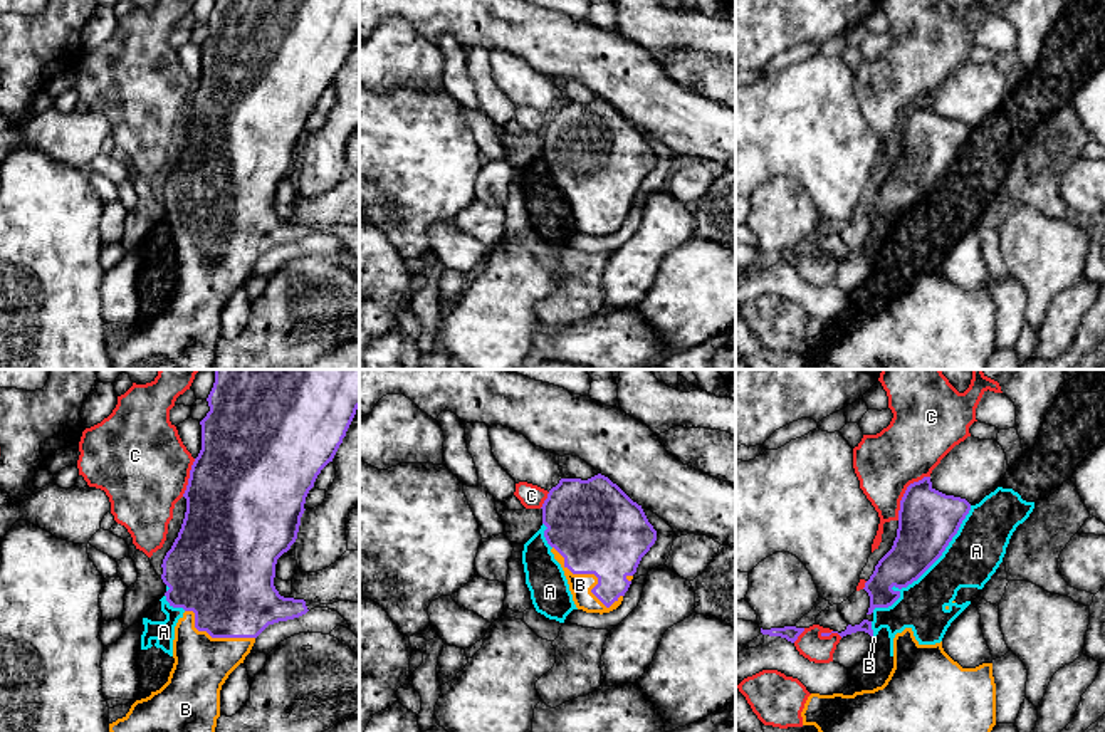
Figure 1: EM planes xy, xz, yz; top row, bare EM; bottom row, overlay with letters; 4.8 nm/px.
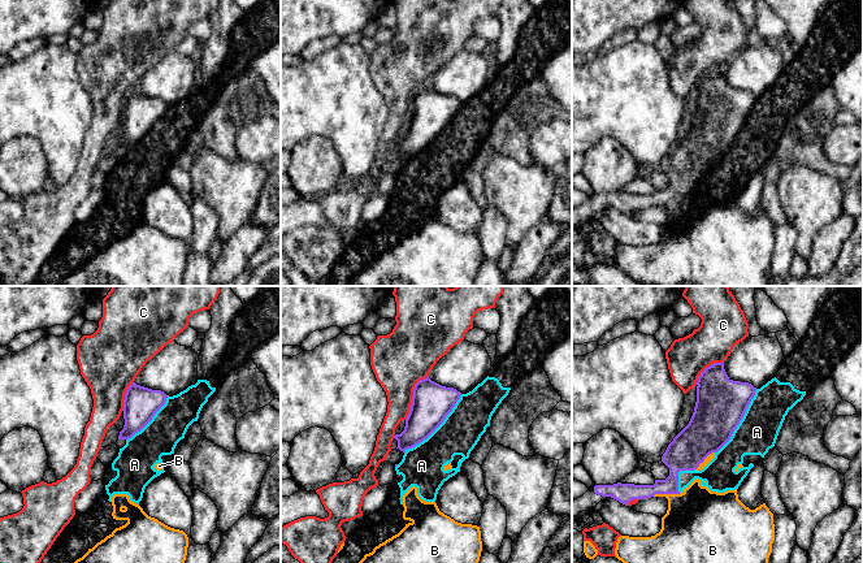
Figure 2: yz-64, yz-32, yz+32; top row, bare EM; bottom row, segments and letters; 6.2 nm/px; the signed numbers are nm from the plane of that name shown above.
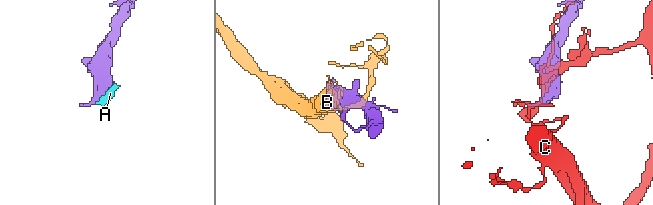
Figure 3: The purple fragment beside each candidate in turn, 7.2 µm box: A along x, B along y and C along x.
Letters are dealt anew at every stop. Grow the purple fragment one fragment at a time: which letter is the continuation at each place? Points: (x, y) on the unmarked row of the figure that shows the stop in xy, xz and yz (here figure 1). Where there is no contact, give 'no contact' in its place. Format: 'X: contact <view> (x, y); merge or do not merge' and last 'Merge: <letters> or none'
A: contact yz (927, 192); do not merge
B: contact xz (593, 197); merge
C: contact yz (905, 116); do not merge
Merge: B

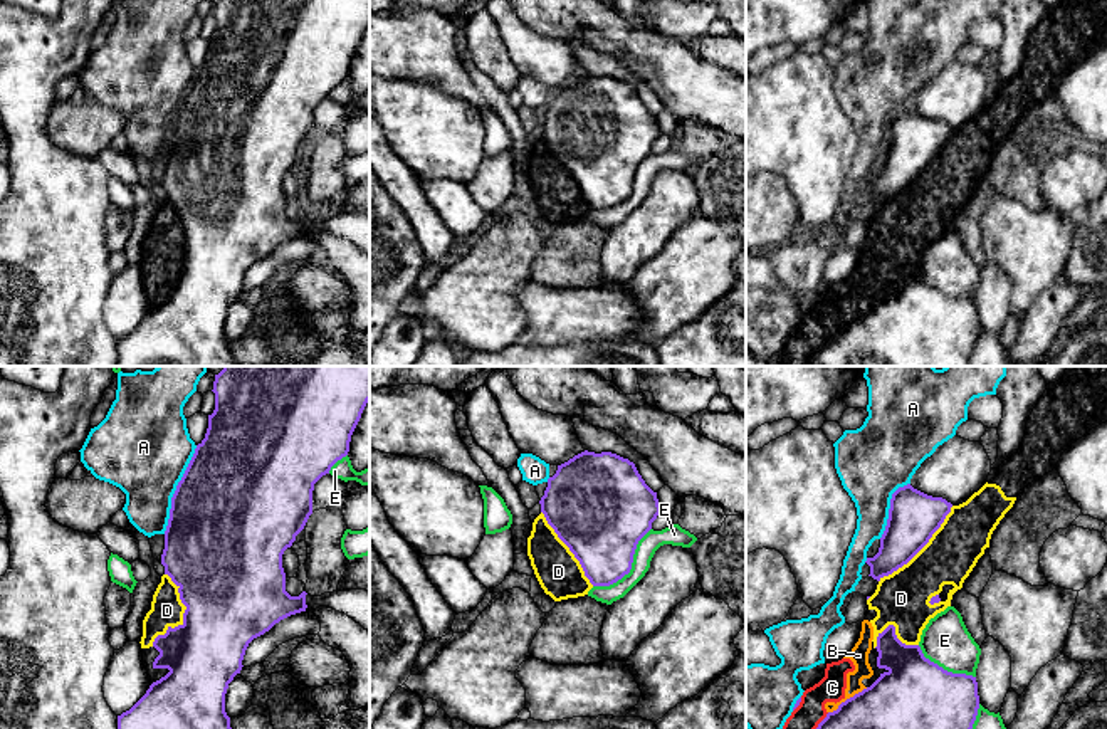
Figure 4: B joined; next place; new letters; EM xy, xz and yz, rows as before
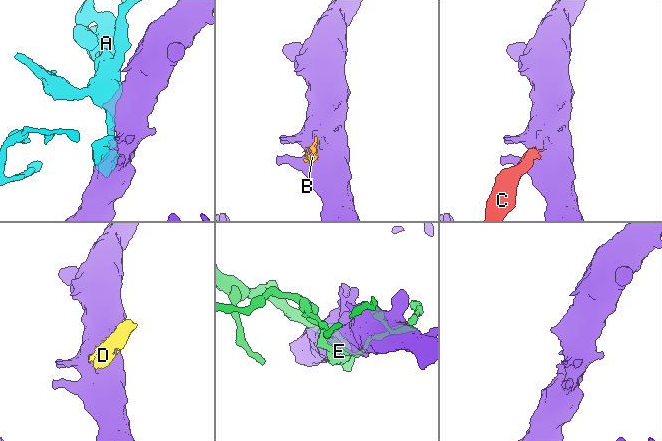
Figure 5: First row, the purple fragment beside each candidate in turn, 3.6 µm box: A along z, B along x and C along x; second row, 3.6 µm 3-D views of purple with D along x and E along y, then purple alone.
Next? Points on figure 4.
A: contact xy (177, 113); do not merge
B: contact yz (847, 323); do not merge
C: contact yz (818, 348); do not merge
D: contact xy (183, 239); do not merge
E: contact xz (630, 192); do not merge
Merge: none

